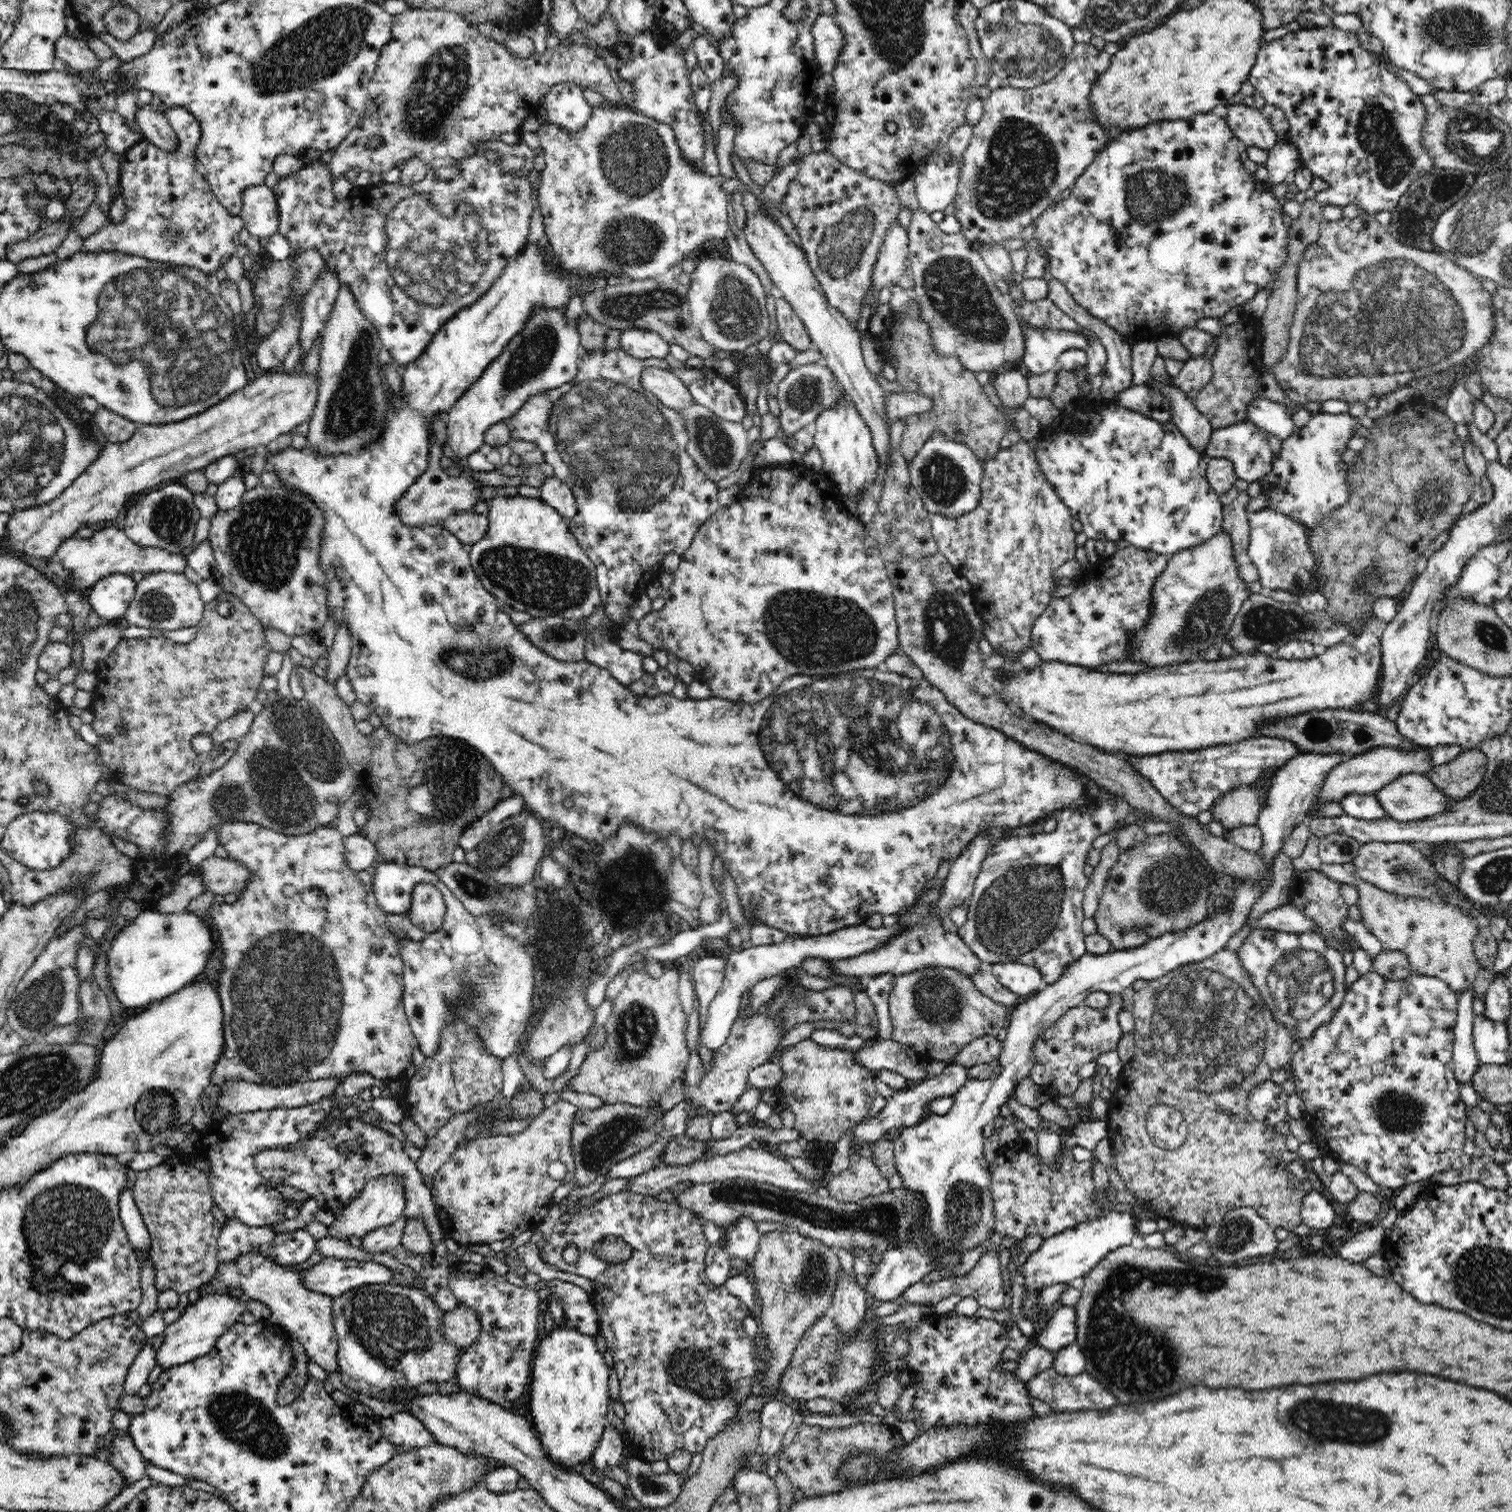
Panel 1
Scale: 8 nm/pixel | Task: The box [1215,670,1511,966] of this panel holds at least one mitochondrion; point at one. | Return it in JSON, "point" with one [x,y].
{"point":[1317,731]}

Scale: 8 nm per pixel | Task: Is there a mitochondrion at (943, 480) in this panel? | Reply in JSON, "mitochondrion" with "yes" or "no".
{"mitochondrion":"yes"}

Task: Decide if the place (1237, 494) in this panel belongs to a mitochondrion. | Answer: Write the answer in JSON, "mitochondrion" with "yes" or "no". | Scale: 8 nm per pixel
{"mitochondrion":"no"}

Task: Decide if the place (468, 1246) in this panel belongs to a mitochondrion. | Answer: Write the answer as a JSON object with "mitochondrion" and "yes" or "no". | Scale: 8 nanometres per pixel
{"mitochondrion":"no"}

